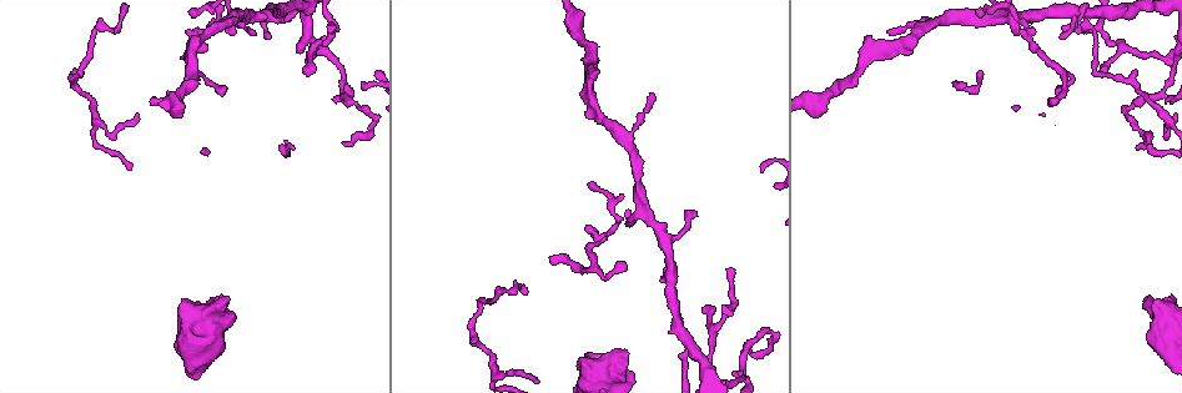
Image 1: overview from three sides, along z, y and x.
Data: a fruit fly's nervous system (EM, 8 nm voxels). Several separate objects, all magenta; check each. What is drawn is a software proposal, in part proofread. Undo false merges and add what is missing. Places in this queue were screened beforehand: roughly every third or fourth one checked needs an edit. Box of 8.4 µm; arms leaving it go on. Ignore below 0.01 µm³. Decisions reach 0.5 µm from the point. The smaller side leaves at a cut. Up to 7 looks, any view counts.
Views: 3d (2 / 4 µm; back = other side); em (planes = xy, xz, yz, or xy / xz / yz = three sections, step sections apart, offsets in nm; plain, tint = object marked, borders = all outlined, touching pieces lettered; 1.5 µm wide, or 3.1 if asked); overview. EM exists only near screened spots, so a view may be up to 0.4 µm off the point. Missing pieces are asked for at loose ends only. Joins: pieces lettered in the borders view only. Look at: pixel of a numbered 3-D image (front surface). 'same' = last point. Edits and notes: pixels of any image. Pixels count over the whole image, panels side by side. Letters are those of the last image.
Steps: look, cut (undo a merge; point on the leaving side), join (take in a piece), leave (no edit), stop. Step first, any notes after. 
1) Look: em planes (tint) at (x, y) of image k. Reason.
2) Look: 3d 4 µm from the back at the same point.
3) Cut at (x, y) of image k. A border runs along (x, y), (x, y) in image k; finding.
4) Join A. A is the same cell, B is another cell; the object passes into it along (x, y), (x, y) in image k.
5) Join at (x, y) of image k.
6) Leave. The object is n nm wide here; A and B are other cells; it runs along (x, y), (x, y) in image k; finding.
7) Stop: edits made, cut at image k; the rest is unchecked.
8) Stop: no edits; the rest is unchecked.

Look: 3d 4 µm at (740, 369) of image 1. Sharp bend.

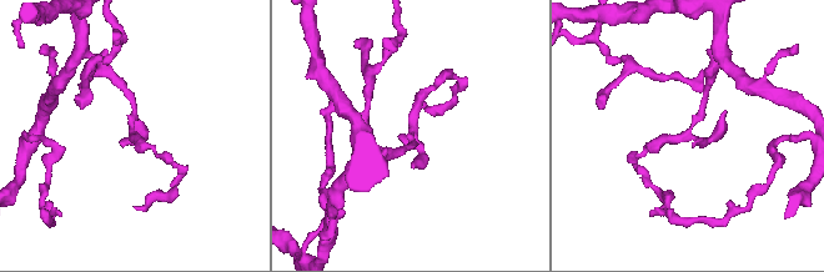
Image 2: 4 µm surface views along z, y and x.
Look: em planes (borders) at (691, 131) of image 2.

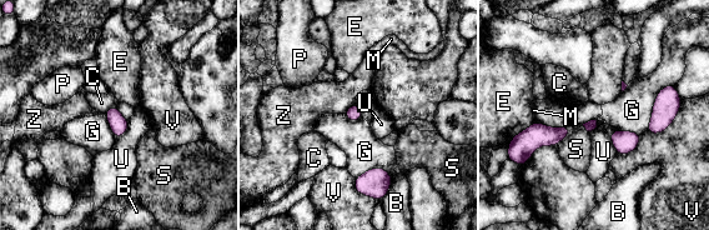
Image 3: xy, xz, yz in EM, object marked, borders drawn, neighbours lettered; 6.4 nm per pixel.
Leave. The longest contact is with G, 360 nm; B, C, E, G, M, P, S, U, V and Z are other cells; a border runs along (673, 84), (658, 93), (645, 130) in image 3; one cell here.

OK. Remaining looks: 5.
Look: em planes (borders) at (225, 89) of image 1. Branch stops here.

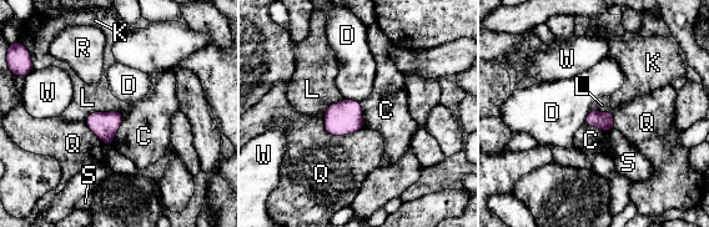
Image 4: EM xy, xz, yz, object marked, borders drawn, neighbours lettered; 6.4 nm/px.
Leave. The longest contact is with Q, 280 nm; C, D, K, L, Q, R, S and W are other cells; a border runs along (124, 112), (121, 125), (110, 145) in image 4; no lettered piece goes on from it.

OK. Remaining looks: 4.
Look: em xz step 8 (borders) at (226, 297) of image 1. An open end.

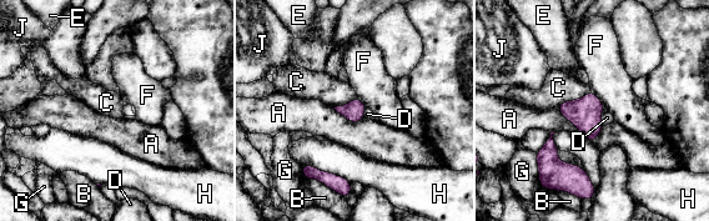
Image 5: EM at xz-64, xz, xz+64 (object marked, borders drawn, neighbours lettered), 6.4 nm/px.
Look: em planes (borders) at the same point.

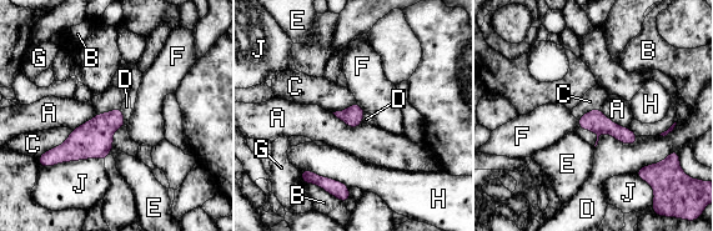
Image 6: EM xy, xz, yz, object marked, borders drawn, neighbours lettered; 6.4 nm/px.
Leave. A, B, C, D, E, F, G, H and J are other cells; a border runs along (73, 130), (39, 157) in image 6; none of them fits.

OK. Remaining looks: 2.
Stop: no edits; the rest is unchecked.

